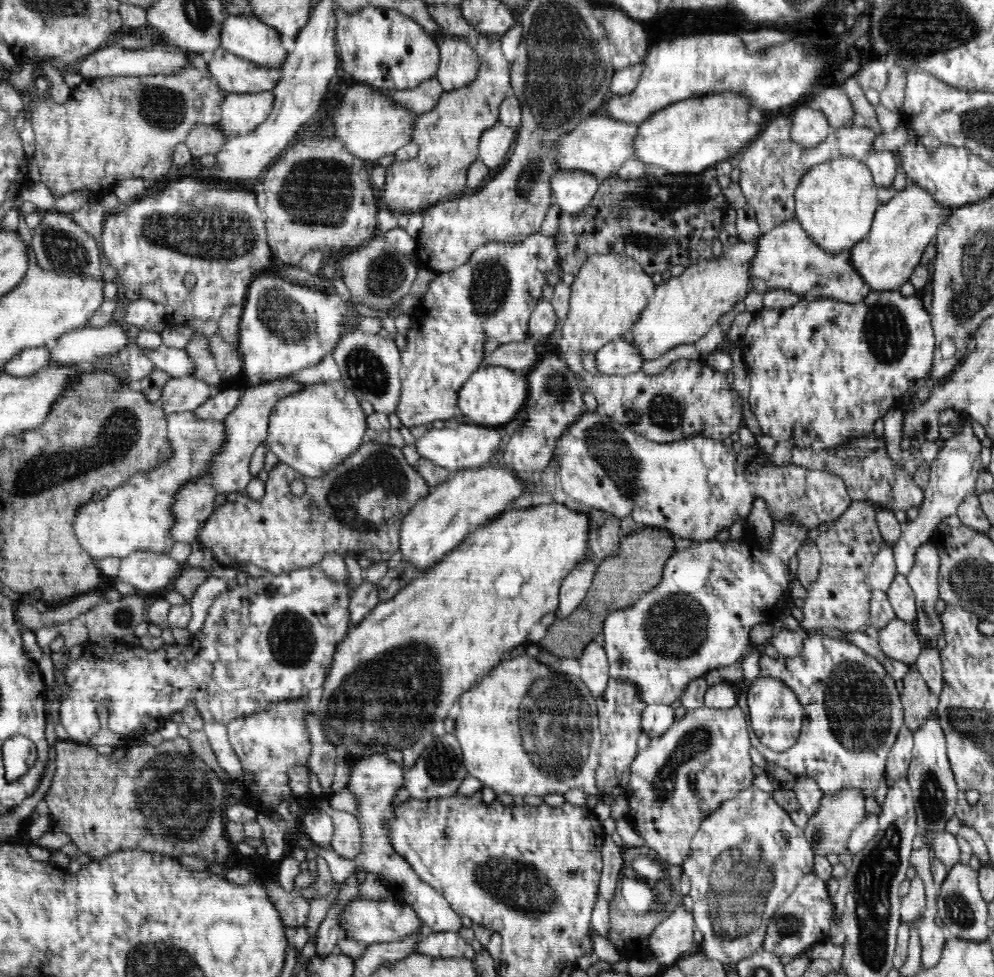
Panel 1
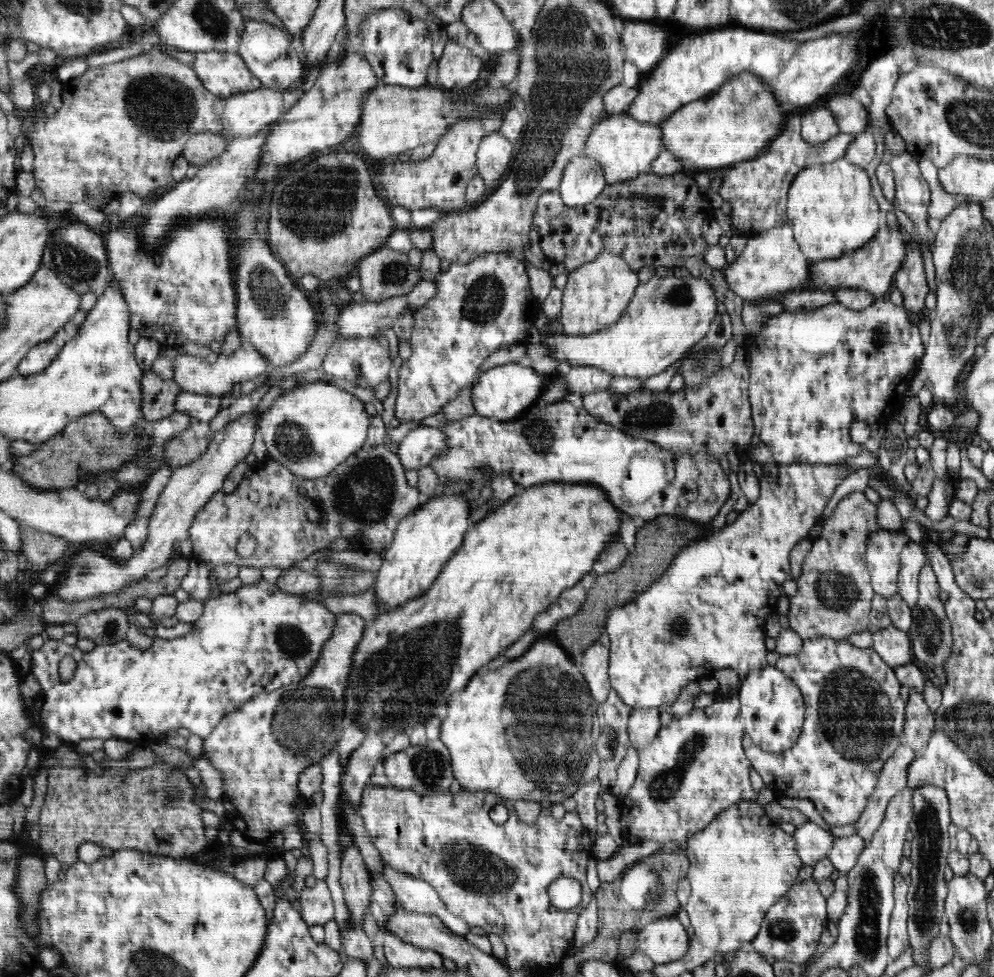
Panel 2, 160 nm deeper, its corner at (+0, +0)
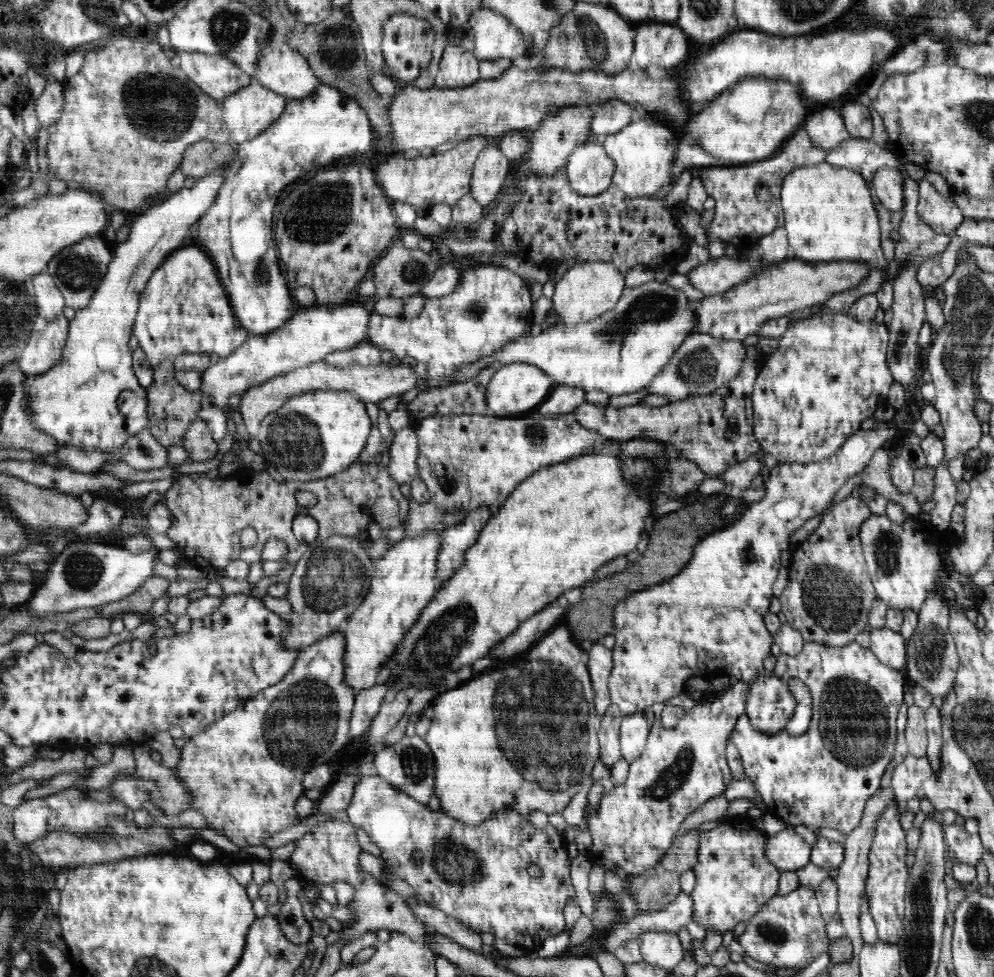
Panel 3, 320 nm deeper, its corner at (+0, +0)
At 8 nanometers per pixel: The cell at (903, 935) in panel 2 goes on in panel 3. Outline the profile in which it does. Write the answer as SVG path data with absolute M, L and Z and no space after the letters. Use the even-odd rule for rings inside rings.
M892 801L884 808L876 822L876 834L872 840L872 848L868 853L870 860L870 870L865 882L865 896L867 896L868 912L874 919L878 930L878 937L887 944L897 944L905 932L905 895L907 882L911 876L911 871L906 866L908 856L906 844L906 832L900 824L901 813L898 802Z

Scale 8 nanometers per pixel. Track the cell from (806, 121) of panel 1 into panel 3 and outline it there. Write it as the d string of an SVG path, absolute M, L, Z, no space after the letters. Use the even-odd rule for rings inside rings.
M837 108L826 109L820 114L810 114L806 119L804 128L811 142L826 152L834 151L845 140L851 138Z

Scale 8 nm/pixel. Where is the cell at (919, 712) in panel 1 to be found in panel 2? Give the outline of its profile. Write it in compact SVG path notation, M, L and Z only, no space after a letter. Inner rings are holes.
M911 690L905 706L904 742L917 754L931 739L934 715L930 712L924 697L917 690Z

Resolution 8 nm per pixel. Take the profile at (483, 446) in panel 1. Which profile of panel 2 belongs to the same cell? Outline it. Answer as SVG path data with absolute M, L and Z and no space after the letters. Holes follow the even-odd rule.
M426 426L410 430L398 445L398 459L404 470L418 471L429 466L445 449L445 436L439 427Z

